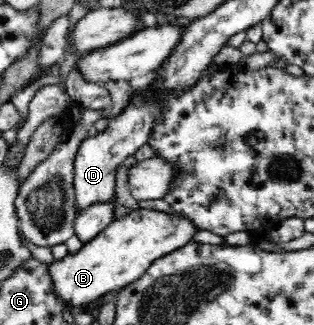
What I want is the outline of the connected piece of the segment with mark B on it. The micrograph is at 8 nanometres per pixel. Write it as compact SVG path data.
M139 207L119 219L114 219L98 236L92 238L88 244L82 245L76 255L67 255L61 262L54 260L49 266L49 270L55 292L59 295L60 300L73 304L73 306L81 306L90 301L98 302L100 296L104 297L105 294L114 290L118 292L128 284L133 284L162 256L167 256L194 241L194 236L198 231L200 231L200 227L190 217L186 217L180 212L164 212Z

